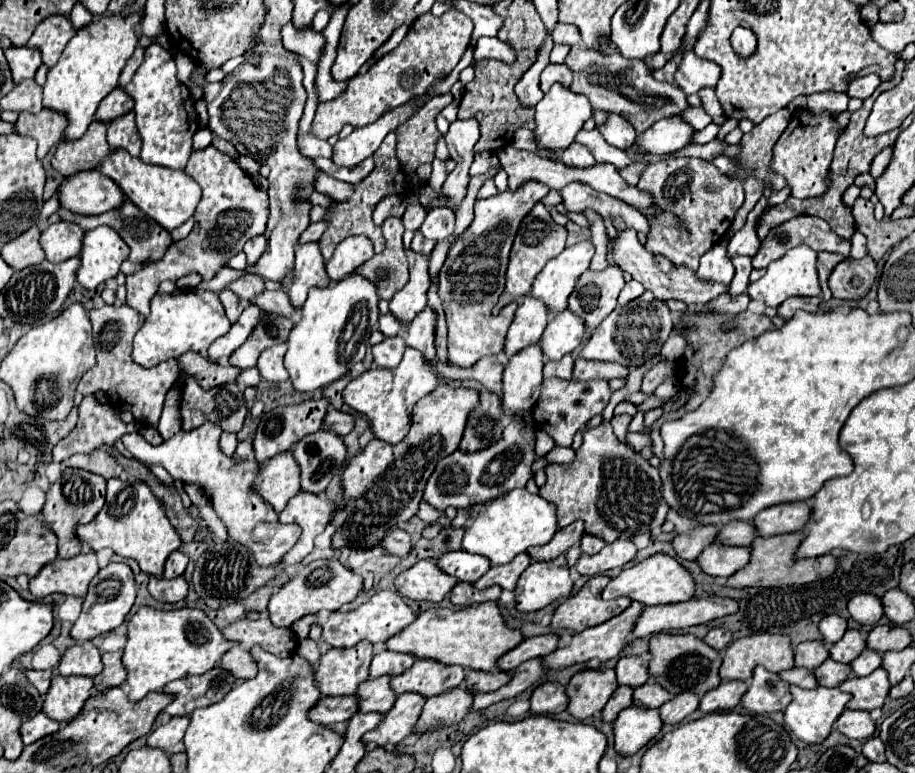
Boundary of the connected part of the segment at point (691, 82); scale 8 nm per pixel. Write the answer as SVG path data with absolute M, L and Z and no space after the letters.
M693 50L685 52L679 68L675 70L675 84L685 94L695 94L699 88L715 88L719 80L719 66L711 60L699 58Z

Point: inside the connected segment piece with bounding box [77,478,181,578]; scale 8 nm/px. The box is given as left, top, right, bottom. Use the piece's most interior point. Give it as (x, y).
(133, 524)

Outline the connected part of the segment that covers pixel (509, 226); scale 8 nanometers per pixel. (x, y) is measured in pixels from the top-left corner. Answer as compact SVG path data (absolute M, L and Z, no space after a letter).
M525 184L519 192L501 192L493 198L475 202L475 218L471 226L449 248L447 260L439 272L439 296L447 318L447 358L449 364L469 368L483 356L499 354L503 350L507 328L515 316L517 302L507 304L499 314L493 314L503 286L509 262L509 250L523 216L543 198L551 188L545 184Z

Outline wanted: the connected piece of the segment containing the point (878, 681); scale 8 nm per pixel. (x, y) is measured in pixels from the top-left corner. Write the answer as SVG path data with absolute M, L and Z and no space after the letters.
M877 668L865 678L849 676L839 688L853 696L846 704L847 709L873 710L882 708L885 704L885 698L891 690L891 682L887 680L887 672L883 668Z

